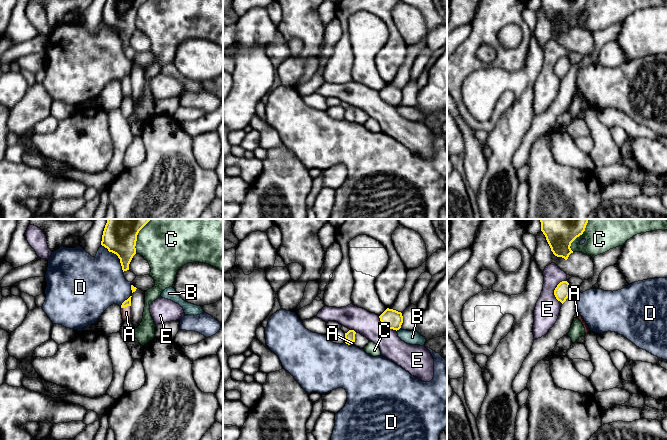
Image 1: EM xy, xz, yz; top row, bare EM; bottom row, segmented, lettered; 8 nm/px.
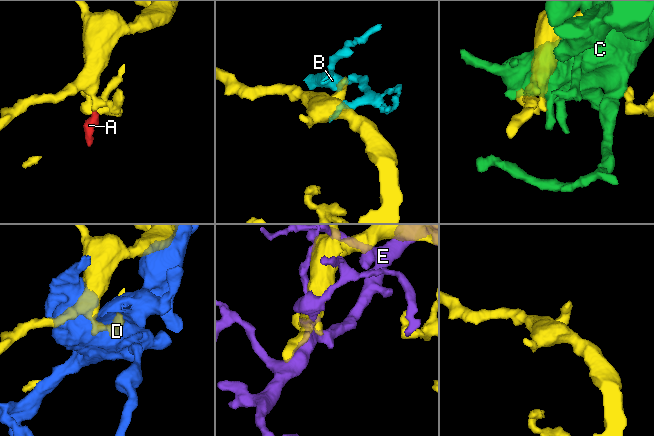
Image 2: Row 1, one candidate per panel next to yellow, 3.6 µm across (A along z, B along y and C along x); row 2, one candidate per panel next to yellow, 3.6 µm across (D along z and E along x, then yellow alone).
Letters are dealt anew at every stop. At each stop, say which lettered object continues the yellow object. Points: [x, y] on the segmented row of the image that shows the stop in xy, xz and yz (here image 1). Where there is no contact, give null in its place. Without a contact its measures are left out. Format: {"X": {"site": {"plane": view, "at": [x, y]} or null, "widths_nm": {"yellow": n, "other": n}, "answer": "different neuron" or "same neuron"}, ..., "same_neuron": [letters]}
{"A": {"site": {"plane": "xy", "at": [125, 306]}, "widths_nm": {"yellow": 50, "other": 80}, "answer": "same neuron"}, "B": {"site": {"plane": "xz", "at": [397, 329]}, "widths_nm": {"yellow": 160, "other": 110}, "answer": "different neuron"}, "C": {"site": {"plane": "yz", "at": [579, 235]}, "widths_nm": {"yellow": 360, "other": 340}, "answer": "different neuron"}, "D": {"site": {"plane": "xy", "at": [117, 255]}, "widths_nm": {"yellow": 280, "other": 400}, "answer": "different neuron"}, "E": {"site": {"plane": "yz", "at": [554, 291]}, "widths_nm": {"yellow": 120, "other": 200}, "answer": "different neuron"}, "same_neuron": ["A"]}

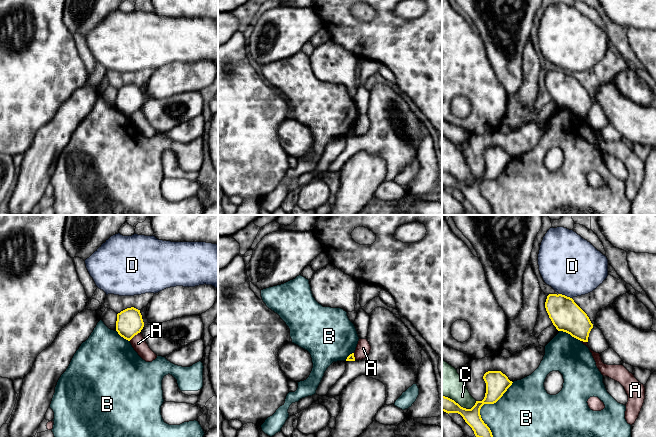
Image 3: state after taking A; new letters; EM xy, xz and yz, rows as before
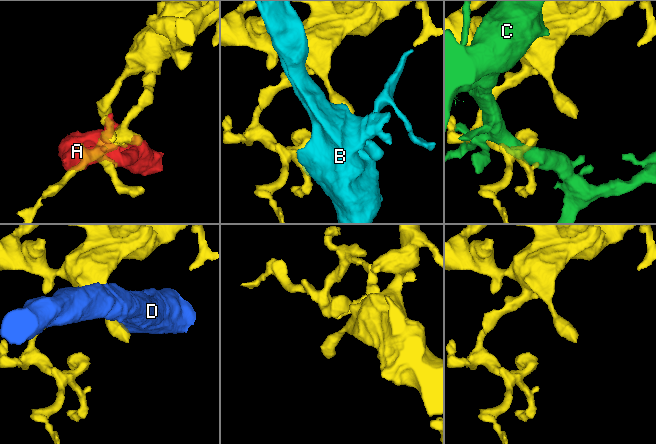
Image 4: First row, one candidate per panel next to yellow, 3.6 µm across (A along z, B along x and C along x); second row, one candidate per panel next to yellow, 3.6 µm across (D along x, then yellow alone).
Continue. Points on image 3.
{"A": {"site": {"plane": "xy", "at": [134, 335]}, "widths_nm": {"yellow": 220, "other": 110}, "answer": "different neuron"}, "B": {"site": {"plane": "yz", "at": [483, 404]}, "widths_nm": {"yellow": 190, "other": 340}, "answer": "different neuron"}, "C": {"site": {"plane": "yz", "at": [458, 404]}, "widths_nm": {"yellow": 140, "other": 260}, "answer": "different neuron"}, "D": {"site": {"plane": "yz", "at": [565, 296]}, "widths_nm": {"yellow": 240, "other": 480}, "answer": "different neuron"}, "same_neuron": []}

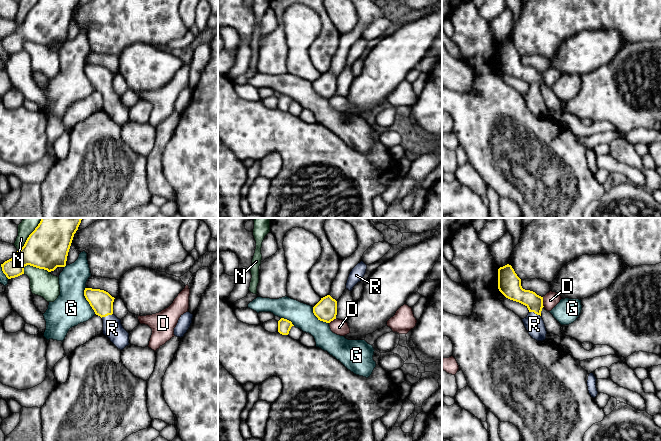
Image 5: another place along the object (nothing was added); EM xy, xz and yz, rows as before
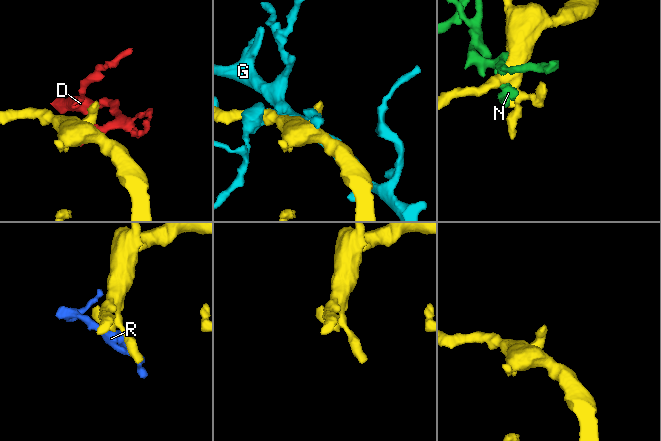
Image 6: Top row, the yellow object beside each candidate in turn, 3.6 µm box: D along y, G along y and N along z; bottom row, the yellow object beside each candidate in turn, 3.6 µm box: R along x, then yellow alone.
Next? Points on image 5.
{"D": {"site": {"plane": "yz", "at": [542, 302]}, "widths_nm": {"yellow": 140, "other": 120}, "answer": "different neuron"}, "G": {"site": {"plane": "xy", "at": [86, 299]}, "widths_nm": {"yellow": 180, "other": 280}, "answer": "different neuron"}, "N": {"site": {"plane": "xy", "at": [30, 234]}, "widths_nm": {"yellow": 340, "other": 140}, "answer": "different neuron"}, "R": {"site": {"plane": "yz", "at": [535, 313]}, "widths_nm": {"yellow": 140, "other": 160}, "answer": "same neuron"}, "same_neuron": ["R"]}

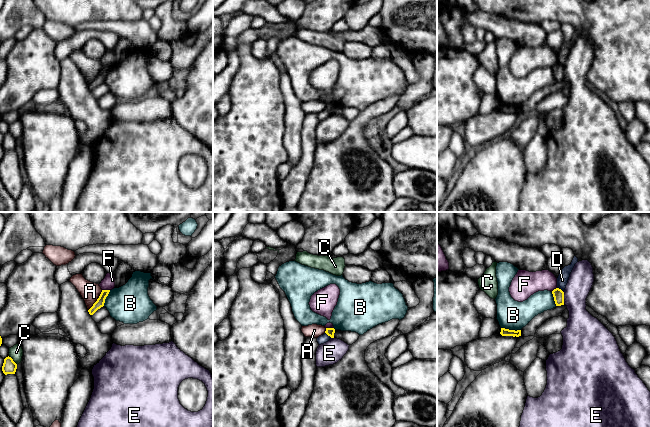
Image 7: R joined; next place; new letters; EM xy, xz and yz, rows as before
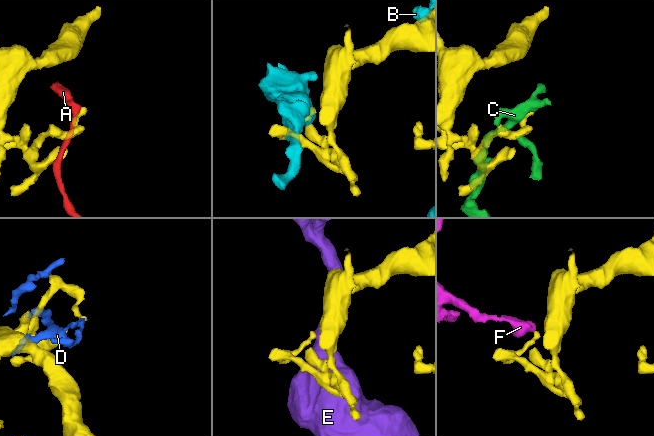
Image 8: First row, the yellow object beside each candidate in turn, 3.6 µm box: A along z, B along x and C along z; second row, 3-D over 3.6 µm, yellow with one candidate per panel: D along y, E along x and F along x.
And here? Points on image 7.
{"A": {"site": {"plane": "xy", "at": [93, 304]}, "widths_nm": {"yellow": 70, "other": 150}, "answer": "different neuron"}, "B": {"site": {"plane": "yz", "at": [511, 330]}, "widths_nm": {"yellow": 60, "other": 240}, "answer": "different neuron"}, "C": {"site": {"plane": "xy", "at": [12, 360]}, "widths_nm": {"yellow": 110, "other": 110}, "answer": "different neuron"}, "D": {"site": {"plane": "xz", "at": [328, 335]}, "widths_nm": {"yellow": 70, "other": 70}, "answer": "different neuron"}, "E": {"site": {"plane": "yz", "at": [563, 297]}, "widths_nm": {"yellow": 90, "other": 220}, "answer": "different neuron"}, "F": {"site": {"plane": "xy", "at": [106, 290]}, "widths_nm": {"yellow": 70, "other": 110}, "answer": "different neuron"}, "same_neuron": []}

